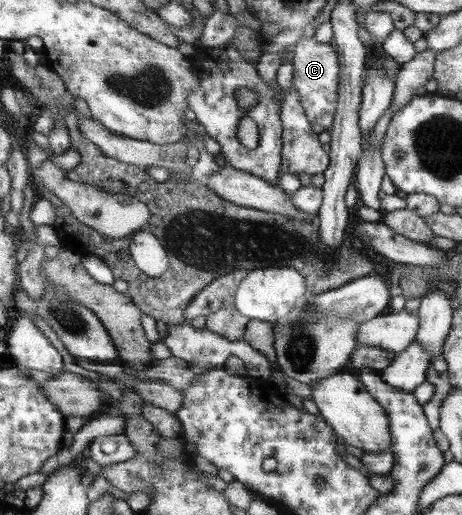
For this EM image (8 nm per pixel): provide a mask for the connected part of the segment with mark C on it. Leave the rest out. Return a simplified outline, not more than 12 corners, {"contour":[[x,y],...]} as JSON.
{"contour":[[331,43],[294,45],[293,85],[312,123],[331,131],[339,61]]}

